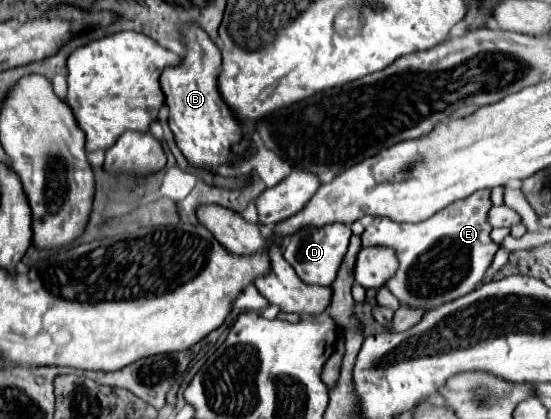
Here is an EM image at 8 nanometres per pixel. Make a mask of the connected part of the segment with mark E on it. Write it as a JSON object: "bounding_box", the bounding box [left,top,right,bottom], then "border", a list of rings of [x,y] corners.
{"bounding_box":[360,190,498,310],"border":[[[480,190],[460,202],[452,202],[444,210],[416,224],[376,218],[360,236],[362,246],[392,246],[398,254],[400,268],[386,288],[402,304],[430,310],[472,292],[482,282],[498,250],[498,244],[490,238],[490,208],[490,190]]]}

